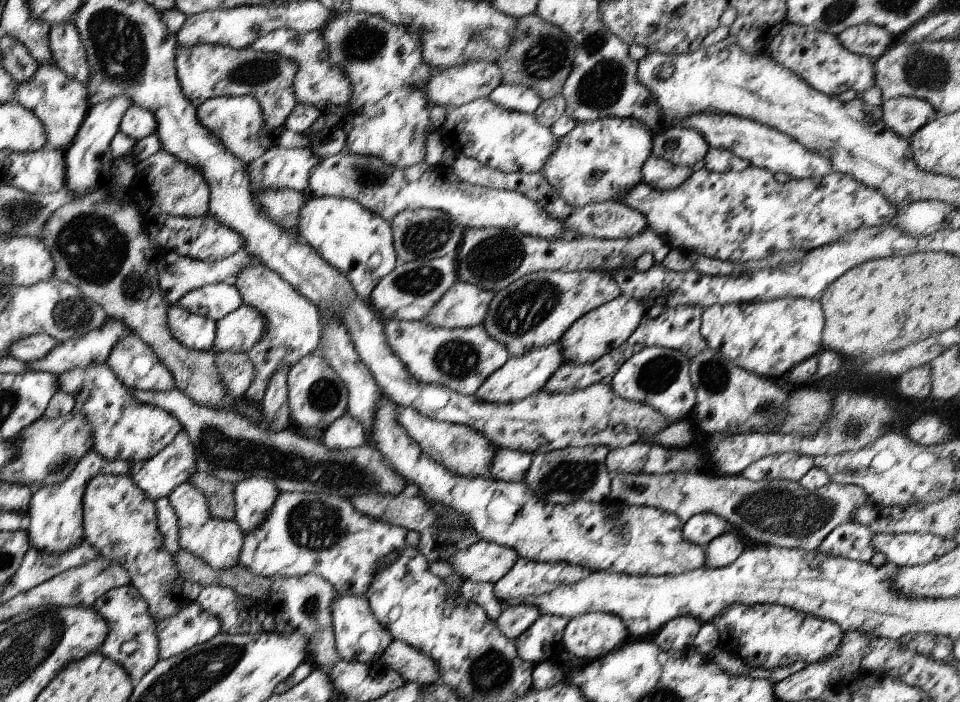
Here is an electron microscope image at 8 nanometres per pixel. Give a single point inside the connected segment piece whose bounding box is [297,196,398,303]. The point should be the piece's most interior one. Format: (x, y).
(359, 243)

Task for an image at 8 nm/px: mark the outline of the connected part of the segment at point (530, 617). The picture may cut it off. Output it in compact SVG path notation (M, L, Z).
M508 604L495 624L498 631L507 639L516 642L519 636L524 634L540 618L540 615L539 608L534 605Z

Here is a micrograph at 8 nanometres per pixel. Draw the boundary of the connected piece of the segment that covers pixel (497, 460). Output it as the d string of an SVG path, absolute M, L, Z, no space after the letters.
M497 448L489 474L501 481L523 481L533 458L534 455L527 452Z

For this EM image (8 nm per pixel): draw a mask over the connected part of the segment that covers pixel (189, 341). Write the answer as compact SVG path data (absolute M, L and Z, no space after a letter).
M171 305L167 312L167 325L185 347L195 351L213 350L217 326L209 316L188 314L180 305Z

